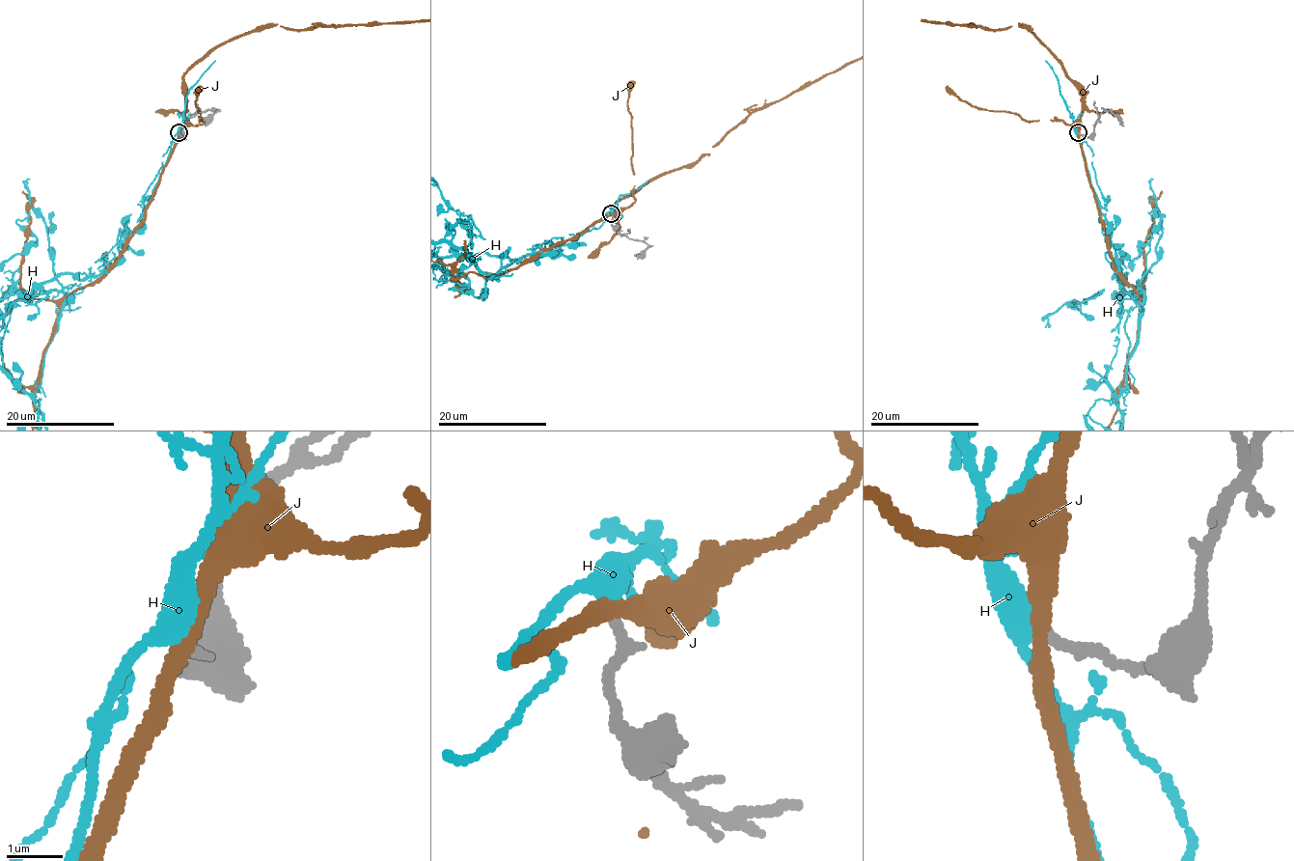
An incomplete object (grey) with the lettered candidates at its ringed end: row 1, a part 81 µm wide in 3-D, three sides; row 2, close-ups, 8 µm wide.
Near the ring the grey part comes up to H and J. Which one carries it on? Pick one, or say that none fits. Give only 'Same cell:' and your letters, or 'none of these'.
Same cell: H

